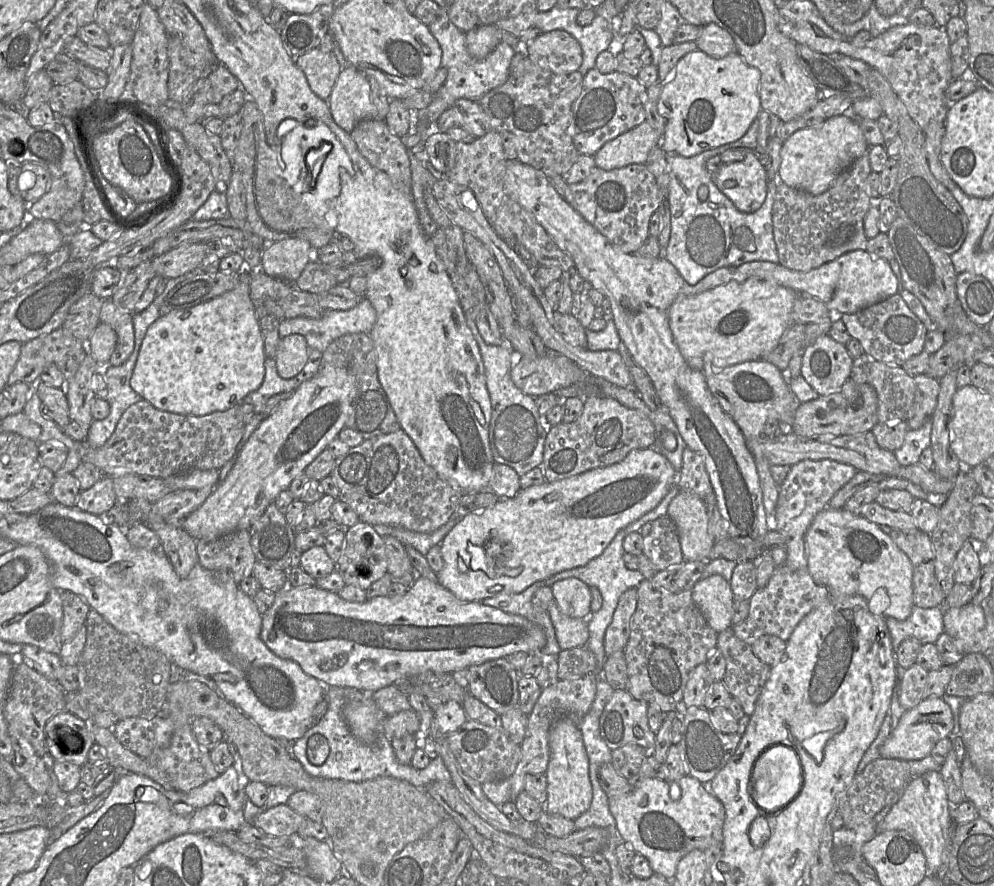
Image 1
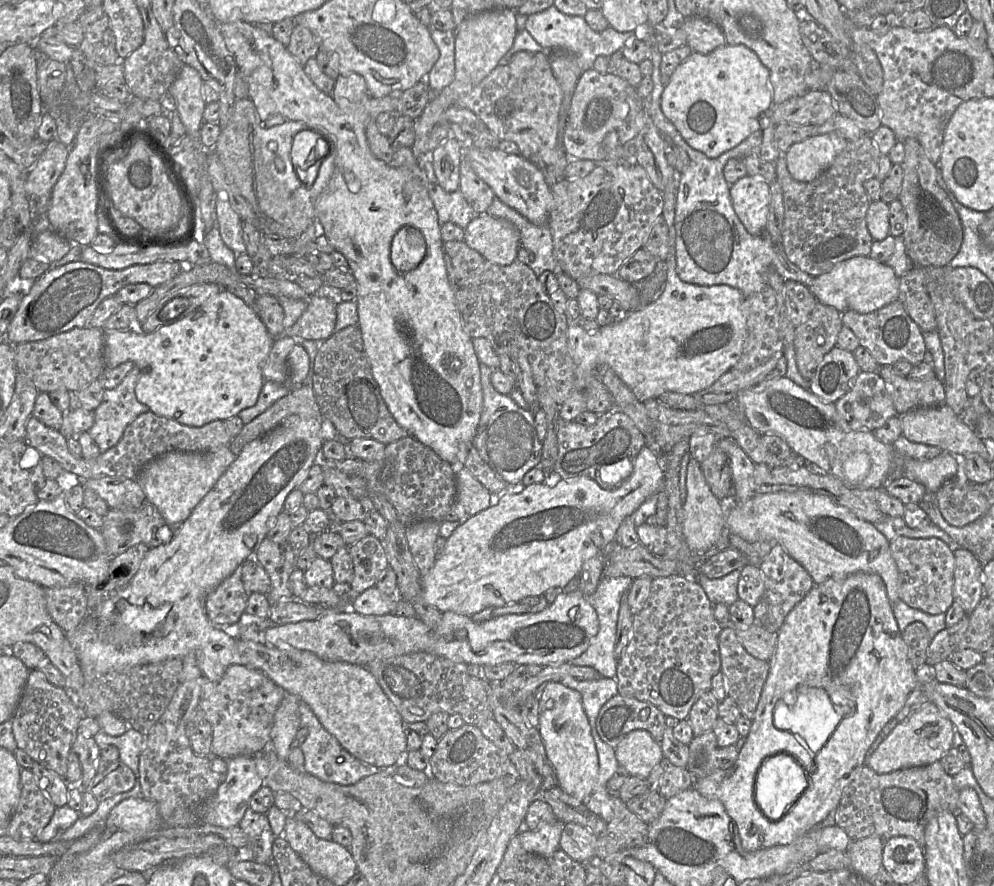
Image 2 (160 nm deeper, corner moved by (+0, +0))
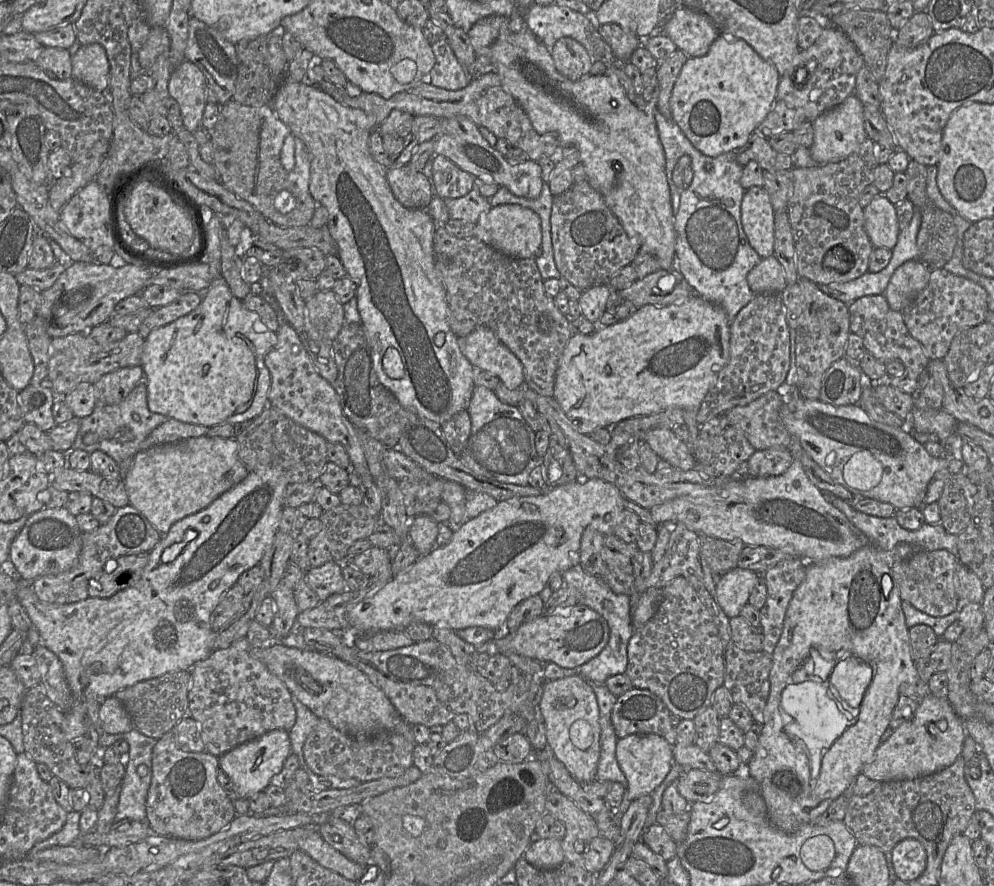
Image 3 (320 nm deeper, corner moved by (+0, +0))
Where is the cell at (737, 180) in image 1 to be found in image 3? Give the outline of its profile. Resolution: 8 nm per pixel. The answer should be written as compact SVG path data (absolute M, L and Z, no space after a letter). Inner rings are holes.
M763 187L747 190L741 202L741 223L751 247L764 259L774 254L774 210Z

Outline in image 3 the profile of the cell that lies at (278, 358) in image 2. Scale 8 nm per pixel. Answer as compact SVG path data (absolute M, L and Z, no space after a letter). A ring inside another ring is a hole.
M281 323L275 333L277 344L264 357L271 376L267 407L275 408L296 424L321 435L327 442L340 443L349 456L350 470L359 476L370 474L357 428L344 415L333 386L318 373L290 324Z

